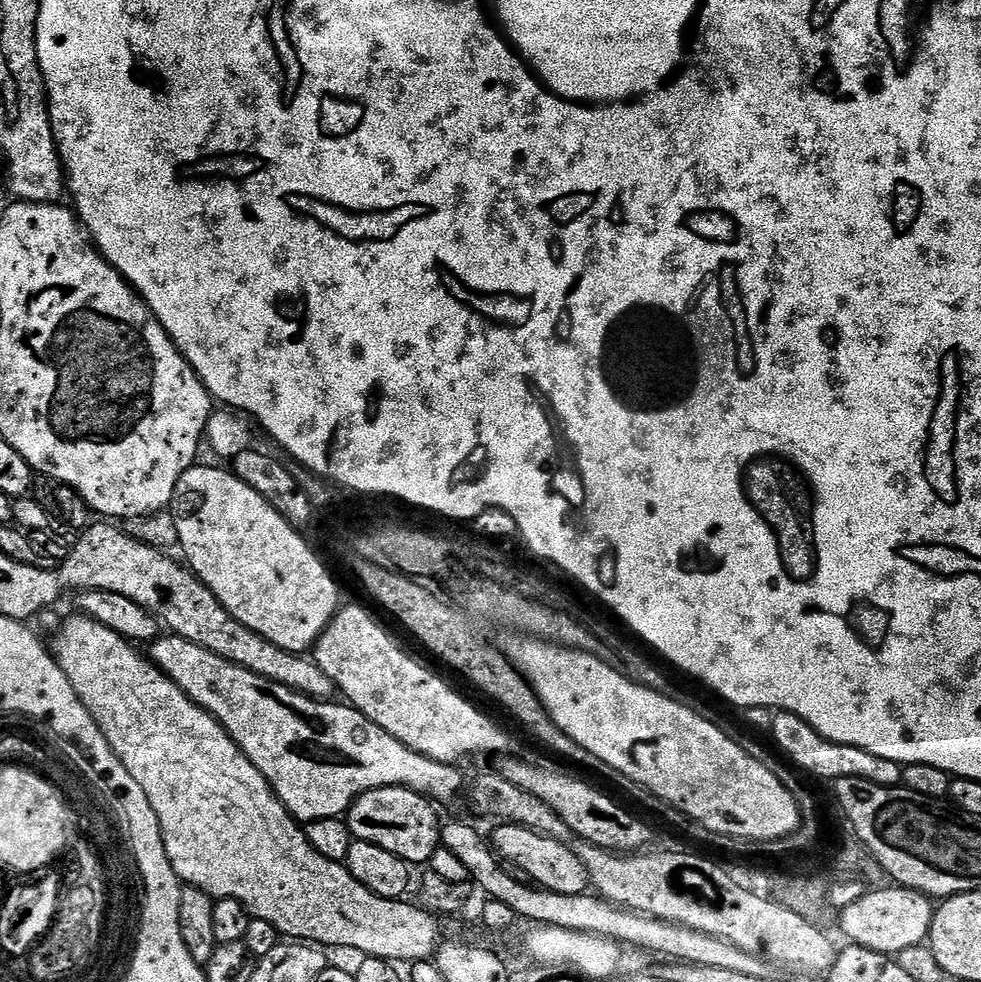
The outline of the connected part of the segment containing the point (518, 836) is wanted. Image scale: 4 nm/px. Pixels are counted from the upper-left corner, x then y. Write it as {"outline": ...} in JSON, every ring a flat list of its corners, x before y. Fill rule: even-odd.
{"outline":[[501,823,500,828,490,836,490,844,498,853,501,861,508,861,520,866,532,882,541,888,558,894,578,894,584,896,589,891,590,881,586,866,578,858,578,854,565,841,552,840,548,836,541,836,539,832,523,828,517,824]]}

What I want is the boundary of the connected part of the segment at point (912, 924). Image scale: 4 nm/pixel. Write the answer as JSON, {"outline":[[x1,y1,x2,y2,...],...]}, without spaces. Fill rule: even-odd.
{"outline":[[891,887,880,888,877,892,865,891,858,902,850,902,850,906,839,909,840,924,855,947,897,954,896,952,908,952,920,943,923,945,929,939,934,913,933,901,923,892,916,892,912,888]]}

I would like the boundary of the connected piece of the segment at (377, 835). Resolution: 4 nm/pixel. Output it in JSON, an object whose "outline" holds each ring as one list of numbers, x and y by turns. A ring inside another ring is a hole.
{"outline":[[379,788,362,794,352,803,346,813,346,823,355,839,382,846,382,850,390,850,390,854,402,858,410,866,427,865,441,847,442,824,436,821,436,812,431,806,429,797,409,788]]}

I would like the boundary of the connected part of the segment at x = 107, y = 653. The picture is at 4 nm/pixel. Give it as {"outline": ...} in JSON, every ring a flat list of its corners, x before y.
{"outline":[[75,615,65,622,64,632,58,633,53,638,52,644,50,643,50,651,56,657,56,664,64,671,66,678,70,678,70,686,74,686,74,694,78,694,82,706,86,706,86,710,90,710,90,714,94,718,94,722,98,722,102,734,106,734,106,742,110,742,114,754,118,754,122,766,126,766,126,770,130,770,132,777,137,780,138,786,142,786,142,790,146,790,146,798,150,798,150,806,154,806,154,814,158,814,166,854,181,882,204,891,216,900,242,902,245,910,255,919,266,921,272,930,284,938,295,938,300,942,311,942,313,945,327,946,329,949,353,948,356,952,364,952,360,954,365,957,389,962,401,962,400,960,415,962,435,957,436,950,442,943,442,937,440,937,441,921,433,913,424,911,415,903,412,903,413,905,404,904,408,902,403,899,387,900,366,890,366,886,362,886,362,882,358,882,358,878,354,878,354,874,350,874,350,870,341,861,331,860,318,854,318,850,314,850,314,846,310,846,307,831,288,811,288,807,276,797,276,792,268,785,267,778,250,762,250,758,246,758,246,754,230,739,227,730,206,709,193,702,158,665,152,663,147,655,139,656,132,649,135,647,124,637,114,630,102,626,98,621,91,620,89,616]]}

